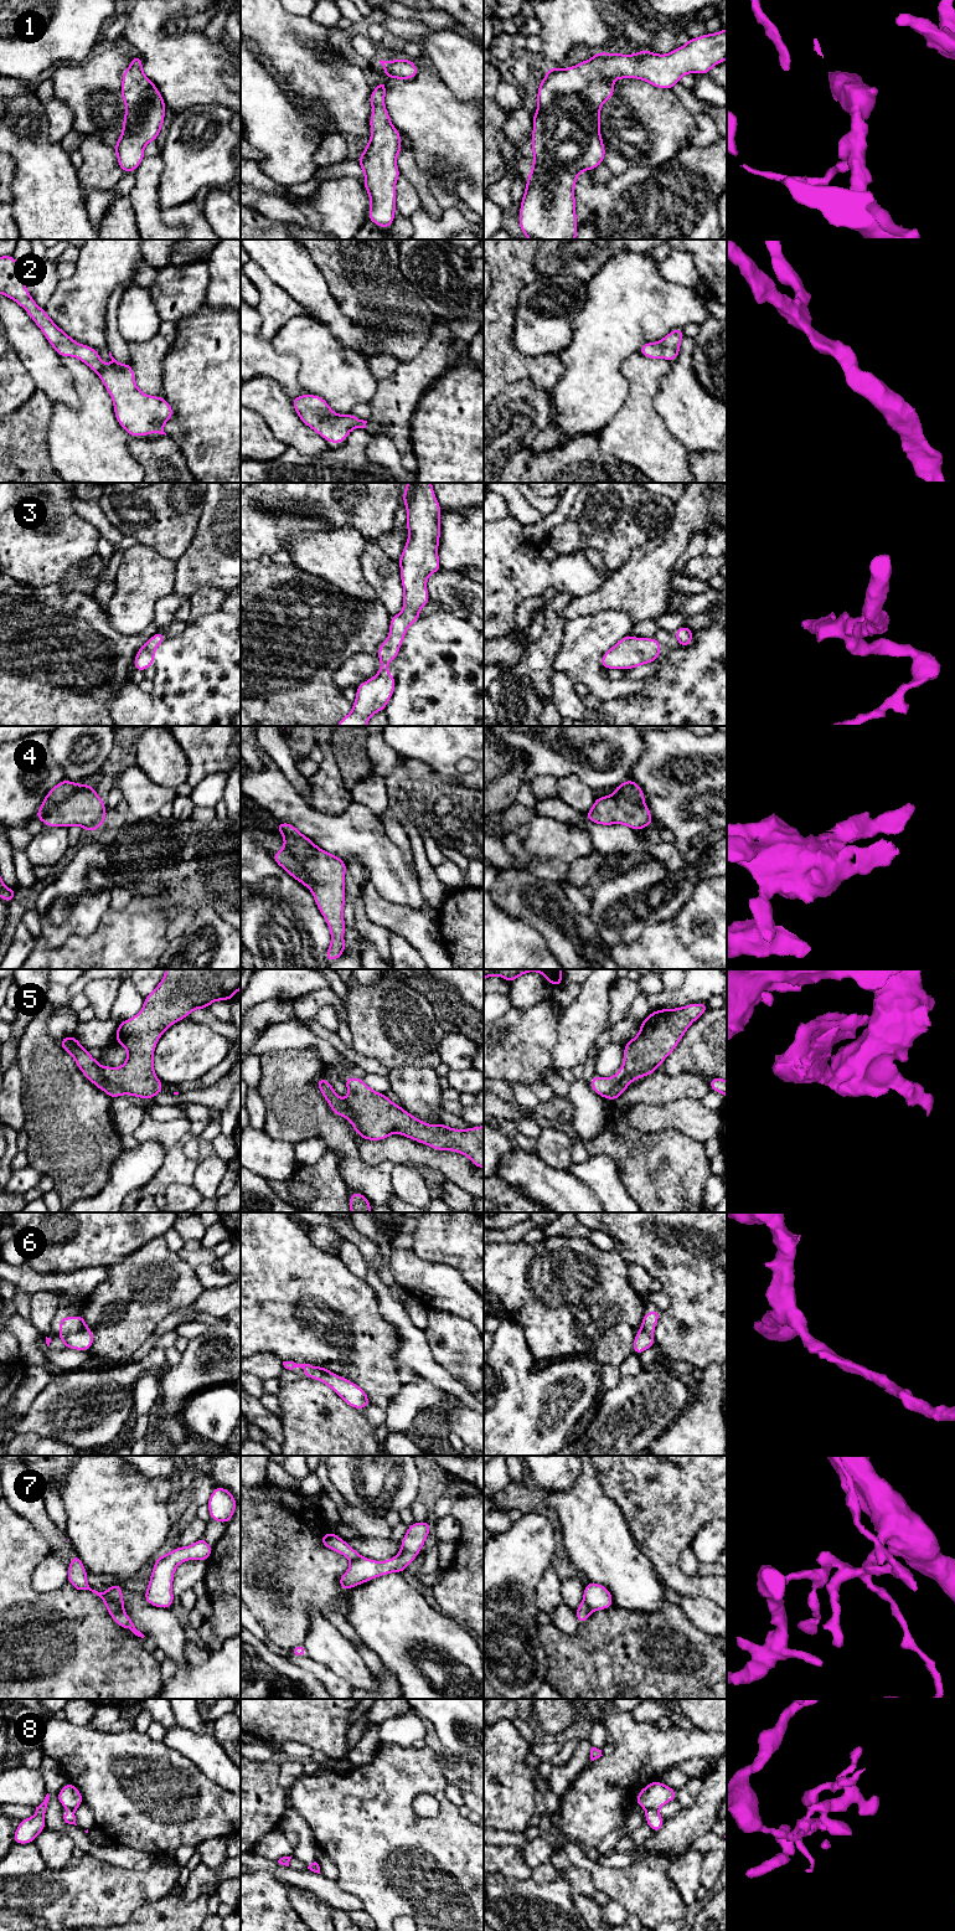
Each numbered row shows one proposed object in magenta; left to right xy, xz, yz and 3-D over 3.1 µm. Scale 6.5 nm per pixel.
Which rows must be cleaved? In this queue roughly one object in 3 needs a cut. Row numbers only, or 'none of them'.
4, 7, 8

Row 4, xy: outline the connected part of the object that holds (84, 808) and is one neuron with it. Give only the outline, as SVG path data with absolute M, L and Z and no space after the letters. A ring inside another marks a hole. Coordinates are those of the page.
M92 784L81 787L58 805L53 807L42 819L46 827L79 825L93 833L107 820L105 803Z

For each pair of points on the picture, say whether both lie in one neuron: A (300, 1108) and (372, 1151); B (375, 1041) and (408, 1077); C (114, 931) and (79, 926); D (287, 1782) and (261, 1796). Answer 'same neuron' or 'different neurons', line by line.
A: different neurons
B: different neurons
C: different neurons
D: different neurons

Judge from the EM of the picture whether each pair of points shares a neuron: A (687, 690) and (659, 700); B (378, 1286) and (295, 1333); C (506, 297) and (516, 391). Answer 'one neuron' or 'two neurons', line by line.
A: one neuron
B: two neurons
C: two neurons

